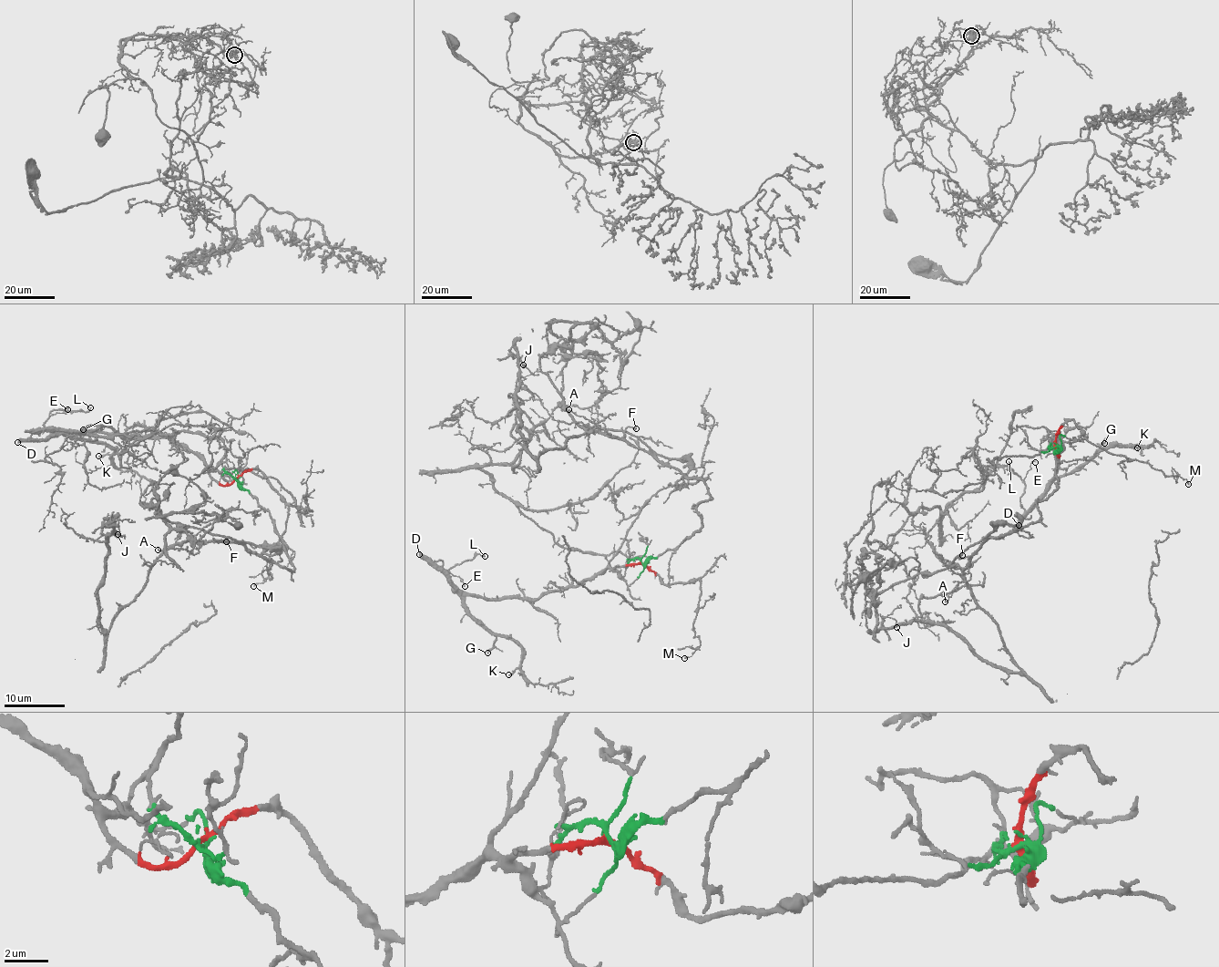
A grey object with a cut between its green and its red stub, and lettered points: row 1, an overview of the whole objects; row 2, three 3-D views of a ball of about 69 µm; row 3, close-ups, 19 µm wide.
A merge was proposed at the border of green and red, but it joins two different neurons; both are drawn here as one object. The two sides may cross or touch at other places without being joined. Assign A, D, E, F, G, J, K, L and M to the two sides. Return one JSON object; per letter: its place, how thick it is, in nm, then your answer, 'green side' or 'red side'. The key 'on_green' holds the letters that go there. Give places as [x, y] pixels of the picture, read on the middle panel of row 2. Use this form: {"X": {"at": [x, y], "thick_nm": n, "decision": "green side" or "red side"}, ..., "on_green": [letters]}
{"A": {"at": [568, 409], "thick_nm": 130, "decision": "green side"}, "D": {"at": [419, 554], "thick_nm": 440, "decision": "red side"}, "E": {"at": [465, 586], "thick_nm": 100, "decision": "red side"}, "F": {"at": [636, 428], "thick_nm": 240, "decision": "green side"}, "G": {"at": [487, 653], "thick_nm": 240, "decision": "red side"}, "J": {"at": [523, 365], "thick_nm": 110, "decision": "green side"}, "K": {"at": [508, 674], "thick_nm": 220, "decision": "red side"}, "L": {"at": [485, 556], "thick_nm": 160, "decision": "red side"}, "M": {"at": [684, 658], "thick_nm": 140, "decision": "red side"}, "on_green": ["A", "F", "J"]}

